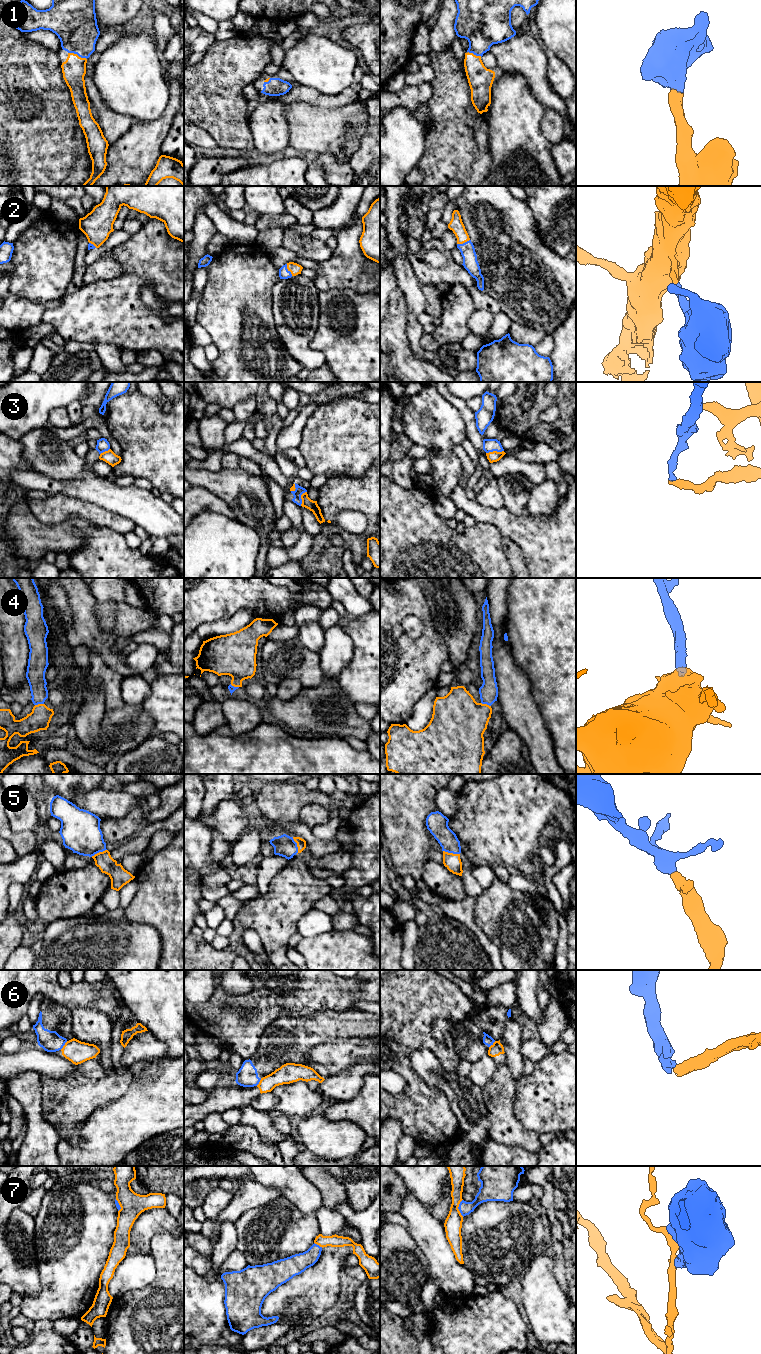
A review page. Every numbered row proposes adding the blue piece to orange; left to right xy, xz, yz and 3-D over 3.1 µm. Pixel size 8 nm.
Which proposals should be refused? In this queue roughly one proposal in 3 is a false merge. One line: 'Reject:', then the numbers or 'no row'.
Reject: 3, 6, 7

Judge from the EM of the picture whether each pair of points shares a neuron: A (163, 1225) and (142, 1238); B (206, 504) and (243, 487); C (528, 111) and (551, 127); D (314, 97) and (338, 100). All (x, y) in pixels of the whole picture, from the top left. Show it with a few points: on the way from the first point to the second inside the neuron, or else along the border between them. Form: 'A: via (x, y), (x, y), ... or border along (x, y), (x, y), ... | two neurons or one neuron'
A: via (158, 1225), (155, 1225), (147, 1233) | one neuron
B: border along (198, 487), (203, 487), (220, 497), (235, 515) | two neurons
C: border along (546, 108), (542, 119), (542, 134), (550, 142) | two neurons
D: via (320, 99), (332, 100) | one neuron

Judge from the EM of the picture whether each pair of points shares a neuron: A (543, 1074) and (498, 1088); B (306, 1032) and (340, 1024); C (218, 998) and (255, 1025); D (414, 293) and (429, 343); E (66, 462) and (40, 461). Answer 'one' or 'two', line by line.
A: two
B: one
C: one
D: two
E: one

